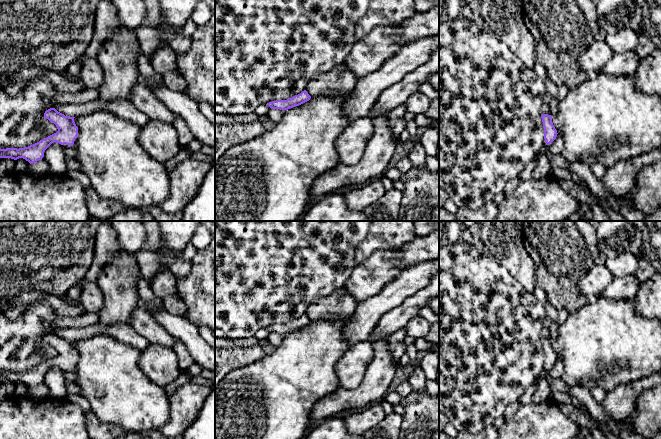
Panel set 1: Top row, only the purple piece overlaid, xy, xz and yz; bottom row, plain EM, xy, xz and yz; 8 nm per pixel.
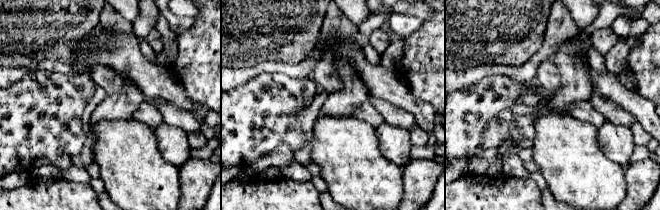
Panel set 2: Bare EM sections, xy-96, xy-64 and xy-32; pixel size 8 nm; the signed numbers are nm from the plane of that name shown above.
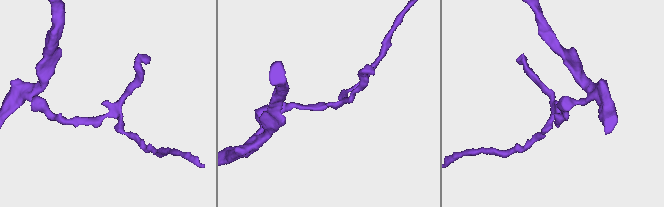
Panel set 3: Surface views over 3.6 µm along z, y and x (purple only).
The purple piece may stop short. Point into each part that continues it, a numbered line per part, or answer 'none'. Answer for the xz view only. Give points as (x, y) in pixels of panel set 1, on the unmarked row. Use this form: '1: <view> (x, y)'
none

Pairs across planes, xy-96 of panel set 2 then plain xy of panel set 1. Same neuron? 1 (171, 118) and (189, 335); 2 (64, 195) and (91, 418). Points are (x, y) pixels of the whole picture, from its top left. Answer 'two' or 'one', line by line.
1: two
2: two

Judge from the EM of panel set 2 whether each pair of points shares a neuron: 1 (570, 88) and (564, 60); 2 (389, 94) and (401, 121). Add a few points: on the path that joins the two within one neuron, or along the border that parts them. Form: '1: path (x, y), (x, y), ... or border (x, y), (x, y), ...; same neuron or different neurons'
1: path (570, 81), (570, 67); same neuron
2: border (372, 96), (381, 98), (408, 111), (414, 118); different neurons

